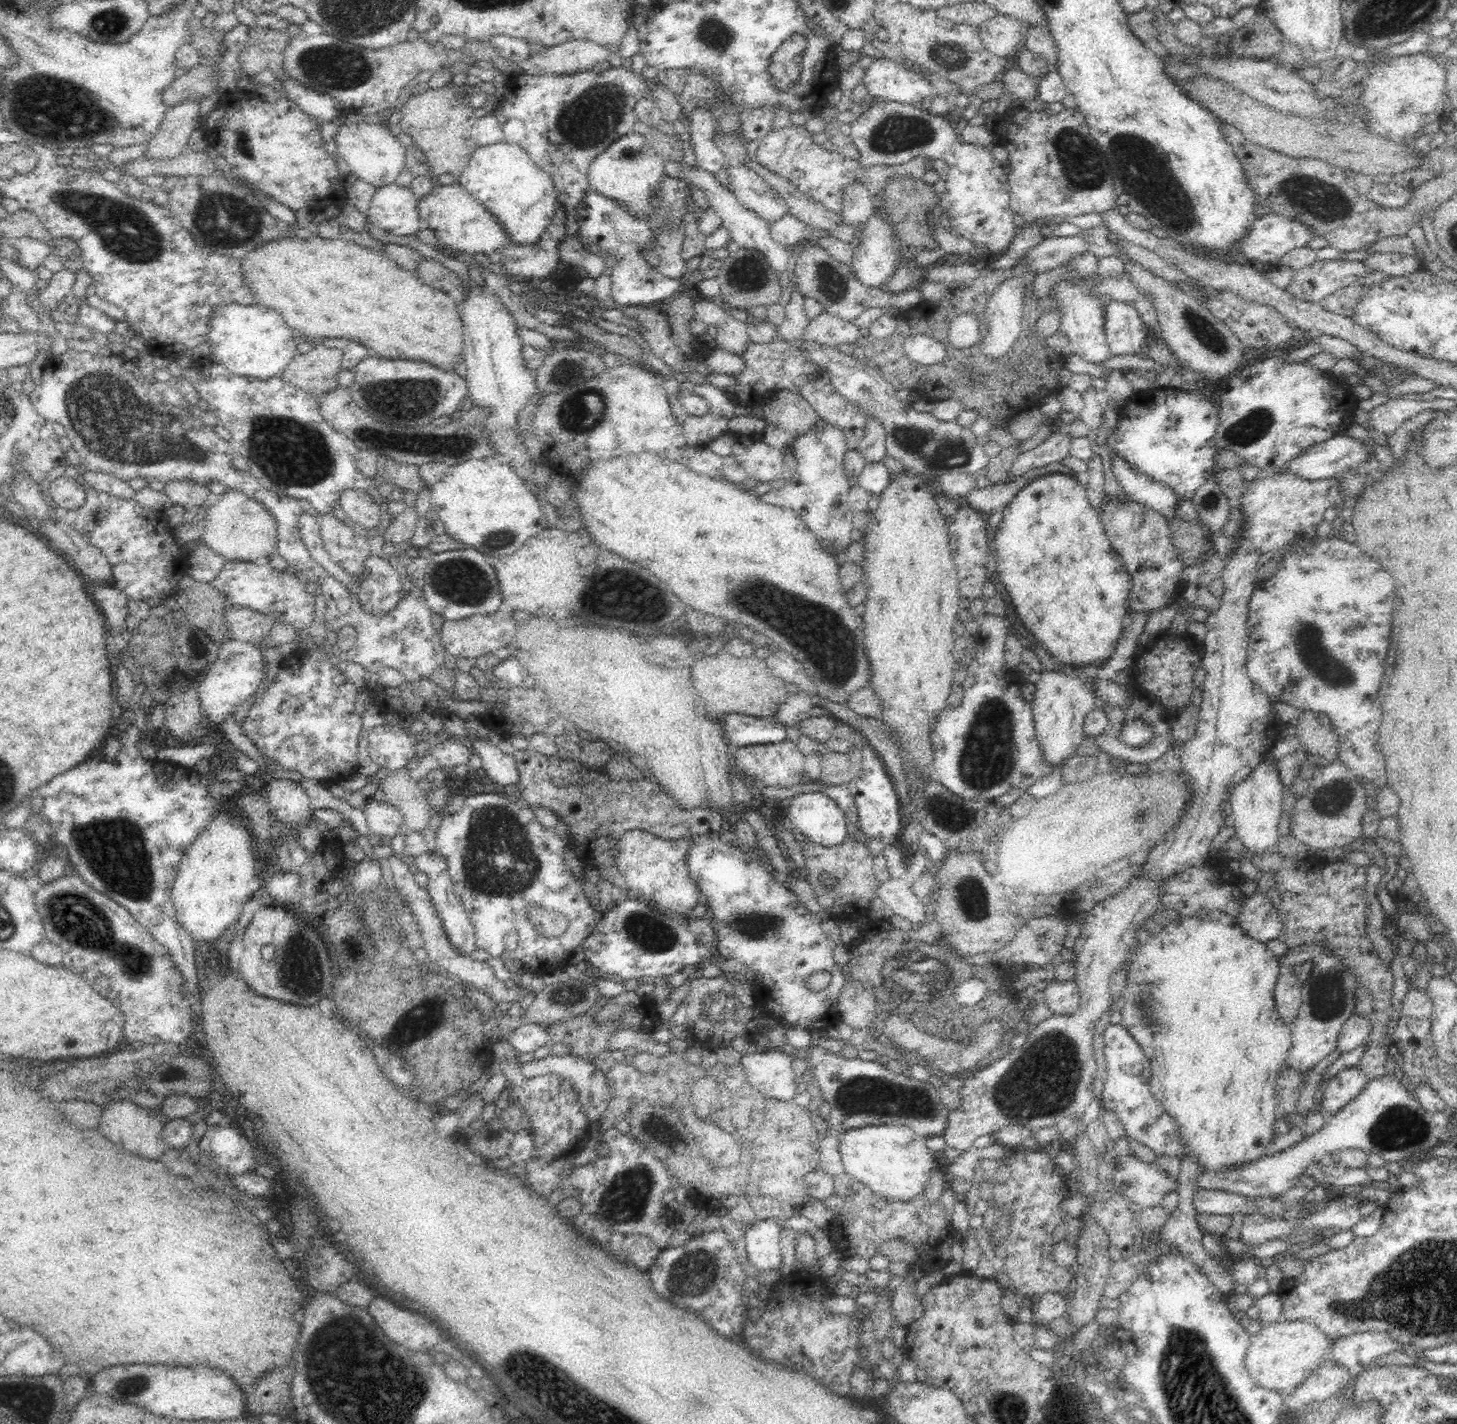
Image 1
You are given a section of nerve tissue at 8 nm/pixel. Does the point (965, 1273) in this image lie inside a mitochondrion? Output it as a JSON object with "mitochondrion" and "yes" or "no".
{"mitochondrion":"no"}

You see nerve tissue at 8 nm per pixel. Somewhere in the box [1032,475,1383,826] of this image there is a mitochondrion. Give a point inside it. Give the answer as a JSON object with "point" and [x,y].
{"point":[1323,666]}

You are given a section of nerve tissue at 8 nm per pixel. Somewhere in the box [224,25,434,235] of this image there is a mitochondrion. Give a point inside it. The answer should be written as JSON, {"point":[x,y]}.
{"point":[337,66]}

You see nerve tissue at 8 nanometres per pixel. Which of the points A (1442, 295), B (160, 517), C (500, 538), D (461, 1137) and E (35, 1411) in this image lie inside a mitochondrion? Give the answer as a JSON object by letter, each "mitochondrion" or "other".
{"A":"other","B":"other","C":"mitochondrion","D":"other","E":"mitochondrion"}

